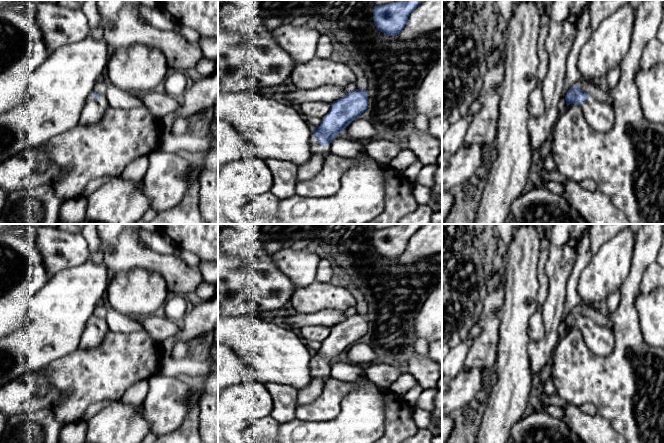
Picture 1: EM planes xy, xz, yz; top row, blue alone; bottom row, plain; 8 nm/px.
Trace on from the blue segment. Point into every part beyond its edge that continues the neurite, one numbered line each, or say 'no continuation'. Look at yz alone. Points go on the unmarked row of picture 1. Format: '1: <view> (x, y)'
1: yz (600, 340)

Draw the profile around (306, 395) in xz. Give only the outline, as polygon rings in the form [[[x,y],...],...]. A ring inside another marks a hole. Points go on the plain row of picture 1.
[[[313,378],[307,387],[298,390],[296,405],[306,405],[314,401],[322,393],[324,383],[321,378]]]

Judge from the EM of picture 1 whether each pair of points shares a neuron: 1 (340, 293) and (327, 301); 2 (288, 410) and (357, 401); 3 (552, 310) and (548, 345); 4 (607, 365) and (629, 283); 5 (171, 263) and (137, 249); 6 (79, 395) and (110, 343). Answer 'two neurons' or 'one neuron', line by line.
1: one neuron
2: two neurons
3: one neuron
4: one neuron
5: one neuron
6: one neuron

